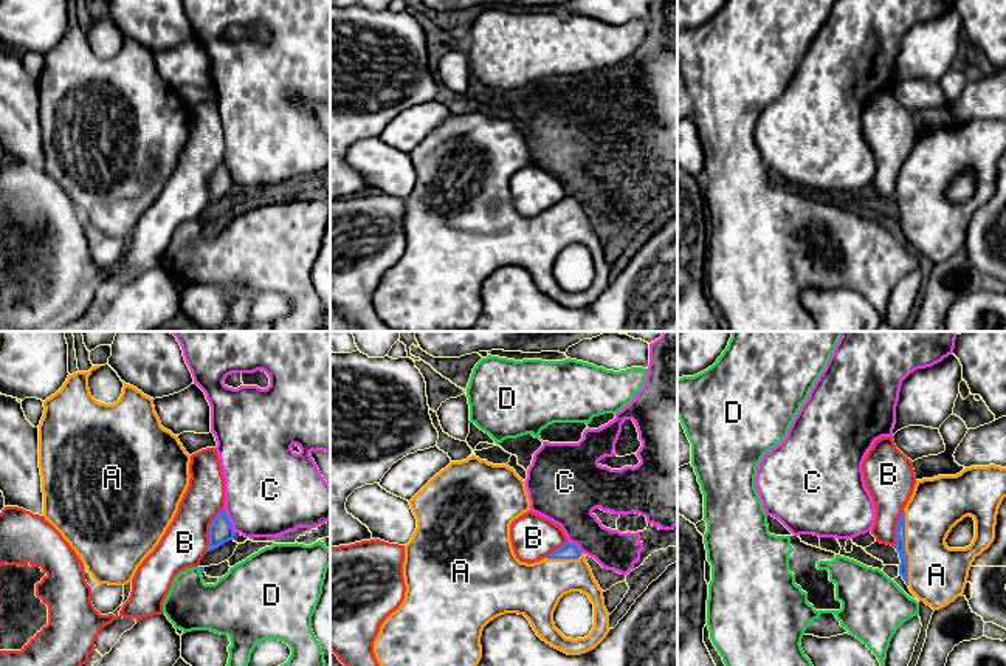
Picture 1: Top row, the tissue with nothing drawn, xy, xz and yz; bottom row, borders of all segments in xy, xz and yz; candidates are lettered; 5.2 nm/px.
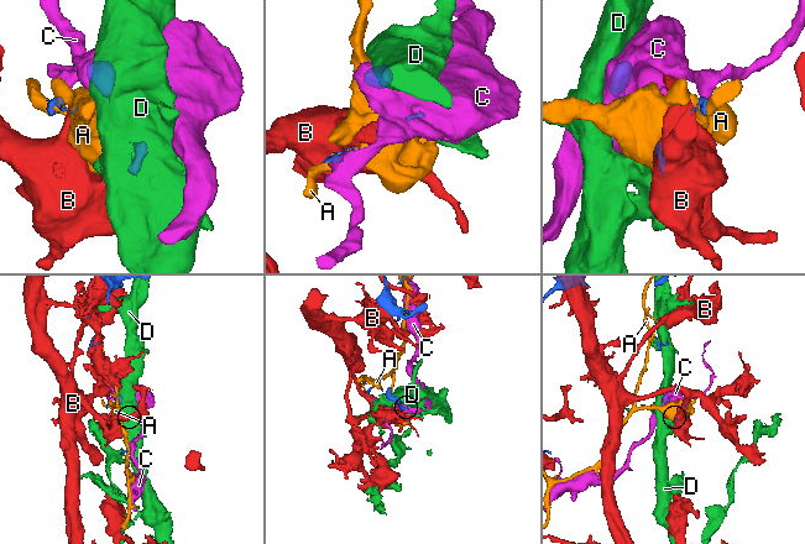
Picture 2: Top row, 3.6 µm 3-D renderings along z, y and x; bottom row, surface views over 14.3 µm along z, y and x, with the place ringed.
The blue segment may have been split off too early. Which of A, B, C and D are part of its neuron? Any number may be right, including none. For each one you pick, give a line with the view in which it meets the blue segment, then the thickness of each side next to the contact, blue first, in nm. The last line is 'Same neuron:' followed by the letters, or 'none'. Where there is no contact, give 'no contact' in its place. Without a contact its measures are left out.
A: yz | 50/300 nm
Same neuron: A

